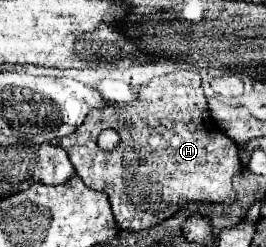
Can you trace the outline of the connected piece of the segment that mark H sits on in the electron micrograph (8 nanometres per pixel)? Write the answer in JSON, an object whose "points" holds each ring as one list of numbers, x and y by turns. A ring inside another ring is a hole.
{"points":[[180,62,170,74,152,78,148,84,138,86,136,92,140,98,132,106,120,104,120,108,110,106,106,110,90,110,88,116,94,116,94,120,86,118,74,134,60,138,60,146,68,152,76,174,86,182,86,186,92,188,92,184,104,184,106,194,110,194,110,204,118,226,122,230,146,230,194,202,234,202,236,194,232,190,232,176,242,168,238,146,220,128,214,128,216,122,210,116,196,64],[104,128,114,128,122,136,122,144,112,152,106,152,96,144,96,138]]}

